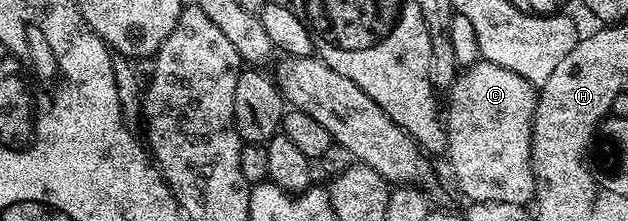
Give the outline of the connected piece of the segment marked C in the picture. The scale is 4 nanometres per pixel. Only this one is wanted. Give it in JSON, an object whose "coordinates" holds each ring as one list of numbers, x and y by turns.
{"coordinates":[[478,60,458,73,447,95,449,111,443,114,447,159,468,201,532,203,536,188,532,170,533,117,538,95,535,86,509,68]]}

